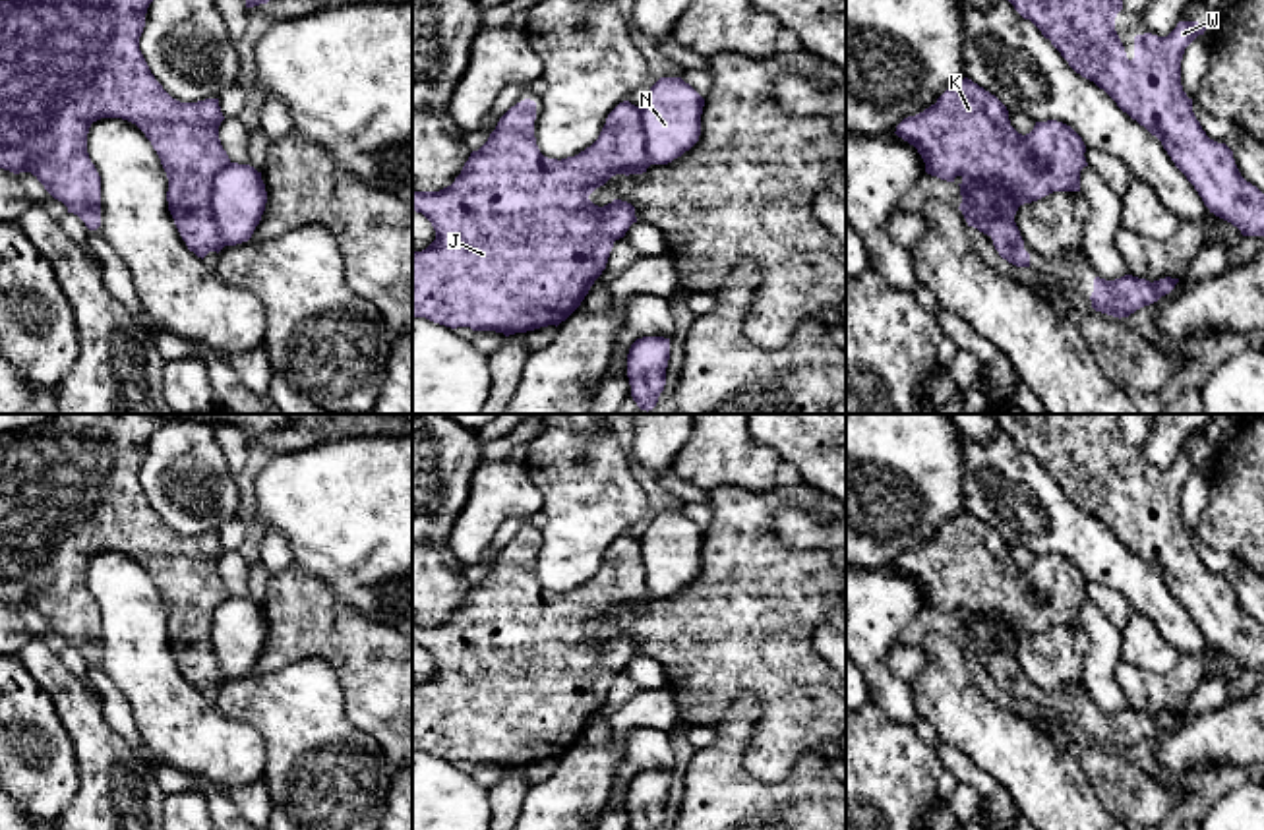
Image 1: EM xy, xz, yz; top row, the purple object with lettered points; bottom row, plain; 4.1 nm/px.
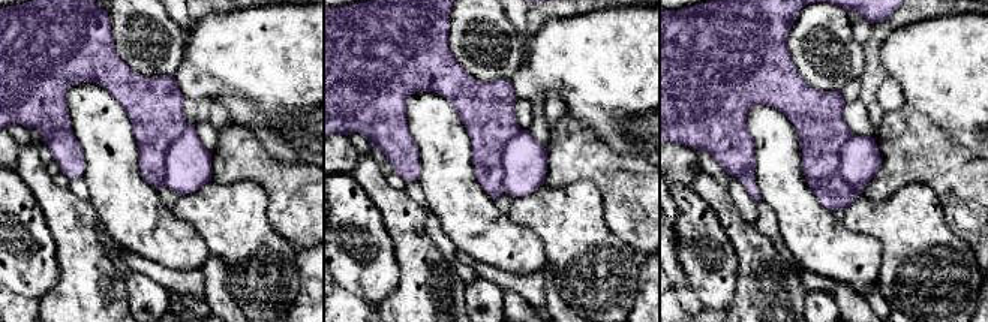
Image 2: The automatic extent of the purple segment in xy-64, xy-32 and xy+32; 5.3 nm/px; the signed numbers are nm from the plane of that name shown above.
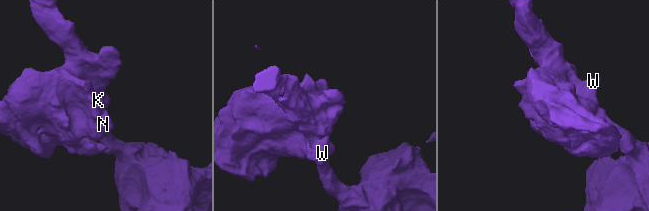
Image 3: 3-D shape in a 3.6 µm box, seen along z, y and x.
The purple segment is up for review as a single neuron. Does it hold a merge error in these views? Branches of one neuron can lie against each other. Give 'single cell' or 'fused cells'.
single cell

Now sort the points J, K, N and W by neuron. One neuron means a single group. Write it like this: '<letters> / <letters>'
J K N W

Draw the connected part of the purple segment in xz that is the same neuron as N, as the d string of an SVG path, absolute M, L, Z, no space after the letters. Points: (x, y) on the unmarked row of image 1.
M660 511L650 524L647 526L645 534L635 540L629 534L619 536L606 551L606 557L598 569L598 573L581 584L575 590L567 592L548 592L540 586L534 571L534 553L536 553L536 536L525 532L511 540L497 555L496 563L490 567L488 575L478 582L472 584L468 594L465 596L461 608L455 615L439 625L414 625L412 623L412 644L422 646L436 664L436 673L422 685L412 685L412 751L426 751L434 756L457 762L457 760L470 760L472 764L496 764L503 766L505 770L515 766L527 766L548 758L559 758L565 755L585 733L594 714L606 702L610 685L614 675L623 671L625 666L633 656L637 656L635 640L627 635L614 633L612 637L598 640L594 638L588 629L604 619L616 608L643 608L650 598L668 598L674 592L681 590L689 584L701 569L701 548L703 548L705 532L681 511Z

